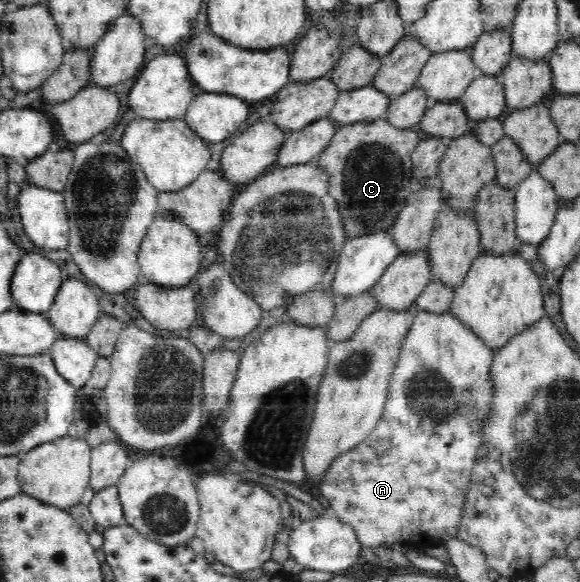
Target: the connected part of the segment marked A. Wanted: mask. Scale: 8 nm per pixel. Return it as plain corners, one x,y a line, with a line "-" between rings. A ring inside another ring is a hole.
450,311
415,314
391,374
389,395
378,424
358,446
330,463
323,479
315,485
318,490
313,490
331,515
356,532
362,546
376,550
401,543
422,551
457,539
464,516
466,486
474,462
484,458
480,456
480,448
484,448
480,430
490,416
494,400
494,379
490,375
494,354
470,326
-
394,448
400,450
400,458
378,458
394,452

